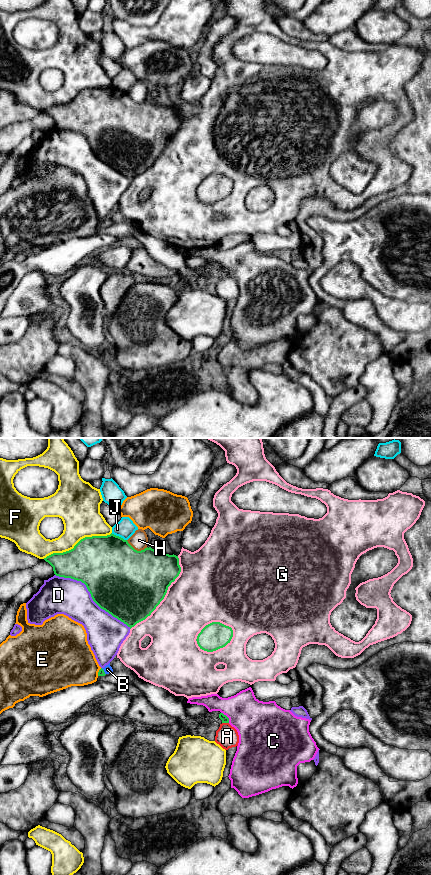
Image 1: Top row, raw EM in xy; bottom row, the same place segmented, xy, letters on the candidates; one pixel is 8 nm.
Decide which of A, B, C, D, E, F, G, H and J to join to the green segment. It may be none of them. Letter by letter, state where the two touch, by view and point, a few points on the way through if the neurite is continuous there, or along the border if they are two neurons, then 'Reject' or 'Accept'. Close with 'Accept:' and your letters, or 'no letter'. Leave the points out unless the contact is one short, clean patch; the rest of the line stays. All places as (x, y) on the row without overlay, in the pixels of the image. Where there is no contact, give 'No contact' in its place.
A: Touches green at xy (225, 274). Boundary: xy (222, 274), (228, 275). Reject
B: Touches green at xy (103, 223). Path across: xy (101, 224), (103, 223), (107, 221). Accept
C: Touches green at xy (227, 269). Reject
D: Touches green at xy (91, 148). Reject
E: Touches green at xy (98, 224). Reject
F: Touches green at xy (77, 95). Reject
G: Touches green at xy (212, 174). Reject
H: Touches green at xy (136, 102). Reject
J: Touches green at xy (118, 88). Reject
Accept: B

